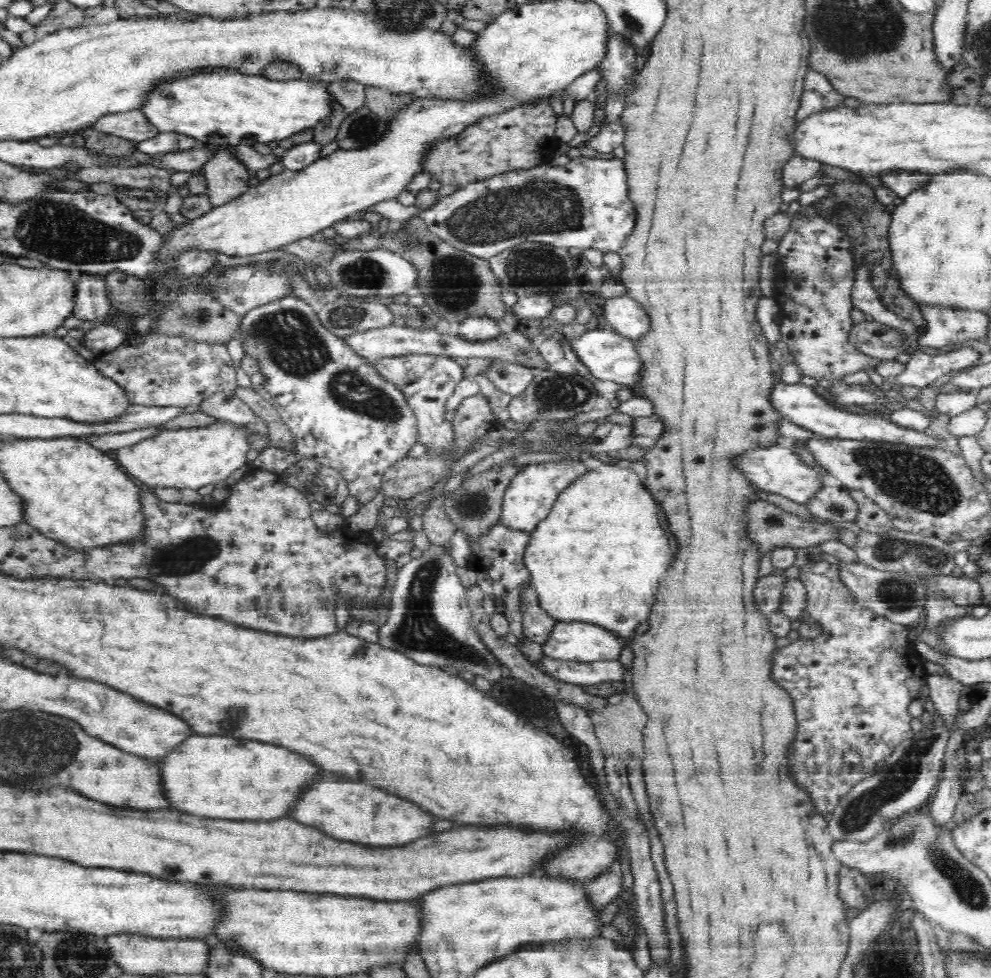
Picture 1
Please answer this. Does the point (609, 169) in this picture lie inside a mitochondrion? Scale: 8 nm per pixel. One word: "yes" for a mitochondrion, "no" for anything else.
no

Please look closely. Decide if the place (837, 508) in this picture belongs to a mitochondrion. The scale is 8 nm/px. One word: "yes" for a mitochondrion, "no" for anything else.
yes

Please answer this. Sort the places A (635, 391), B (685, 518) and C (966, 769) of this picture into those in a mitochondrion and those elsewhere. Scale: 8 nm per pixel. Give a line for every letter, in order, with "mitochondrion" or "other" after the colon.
A: other
B: other
C: other

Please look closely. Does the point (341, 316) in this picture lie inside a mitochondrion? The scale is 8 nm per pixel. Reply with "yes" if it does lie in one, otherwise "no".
yes

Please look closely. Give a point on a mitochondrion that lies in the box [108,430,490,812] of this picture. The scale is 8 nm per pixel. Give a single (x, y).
(190, 553)

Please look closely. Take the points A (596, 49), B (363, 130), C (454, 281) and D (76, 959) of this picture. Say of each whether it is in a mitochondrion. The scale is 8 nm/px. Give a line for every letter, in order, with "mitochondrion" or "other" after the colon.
A: other
B: mitochondrion
C: mitochondrion
D: mitochondrion

